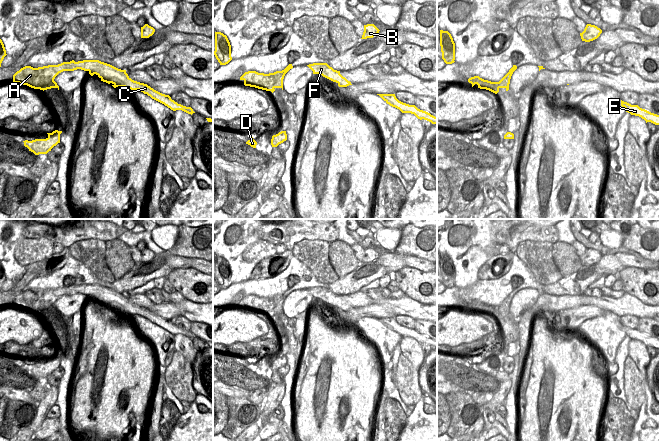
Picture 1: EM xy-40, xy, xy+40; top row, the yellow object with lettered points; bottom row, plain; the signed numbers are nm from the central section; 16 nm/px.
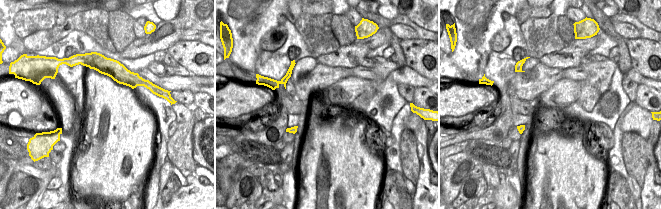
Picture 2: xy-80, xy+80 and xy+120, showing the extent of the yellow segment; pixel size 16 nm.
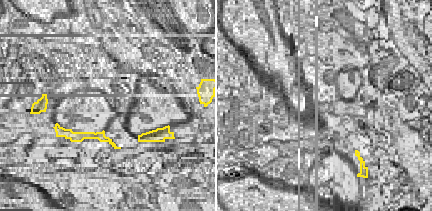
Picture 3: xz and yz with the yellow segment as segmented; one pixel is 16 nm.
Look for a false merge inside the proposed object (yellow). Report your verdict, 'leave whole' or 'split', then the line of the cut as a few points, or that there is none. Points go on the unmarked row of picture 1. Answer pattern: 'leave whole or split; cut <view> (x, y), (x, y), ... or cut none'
split; cut xy (284, 294), (275, 299), (276, 304), (273, 312)

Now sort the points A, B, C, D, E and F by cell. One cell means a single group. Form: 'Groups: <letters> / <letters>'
Groups: A C E F / B D

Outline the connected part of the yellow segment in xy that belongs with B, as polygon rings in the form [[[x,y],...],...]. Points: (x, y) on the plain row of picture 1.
[[[374,248],[364,249],[364,256],[361,263],[373,262],[379,255],[380,254]]]

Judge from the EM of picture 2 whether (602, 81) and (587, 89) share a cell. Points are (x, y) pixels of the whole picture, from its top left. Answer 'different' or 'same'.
same

